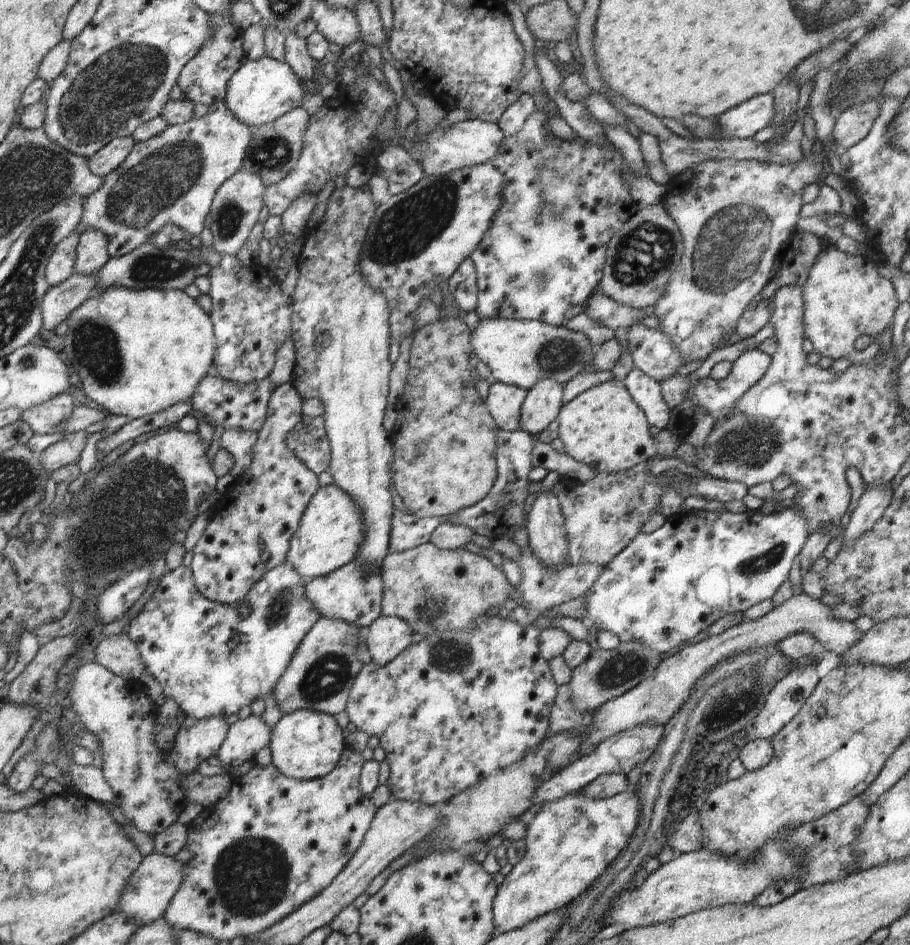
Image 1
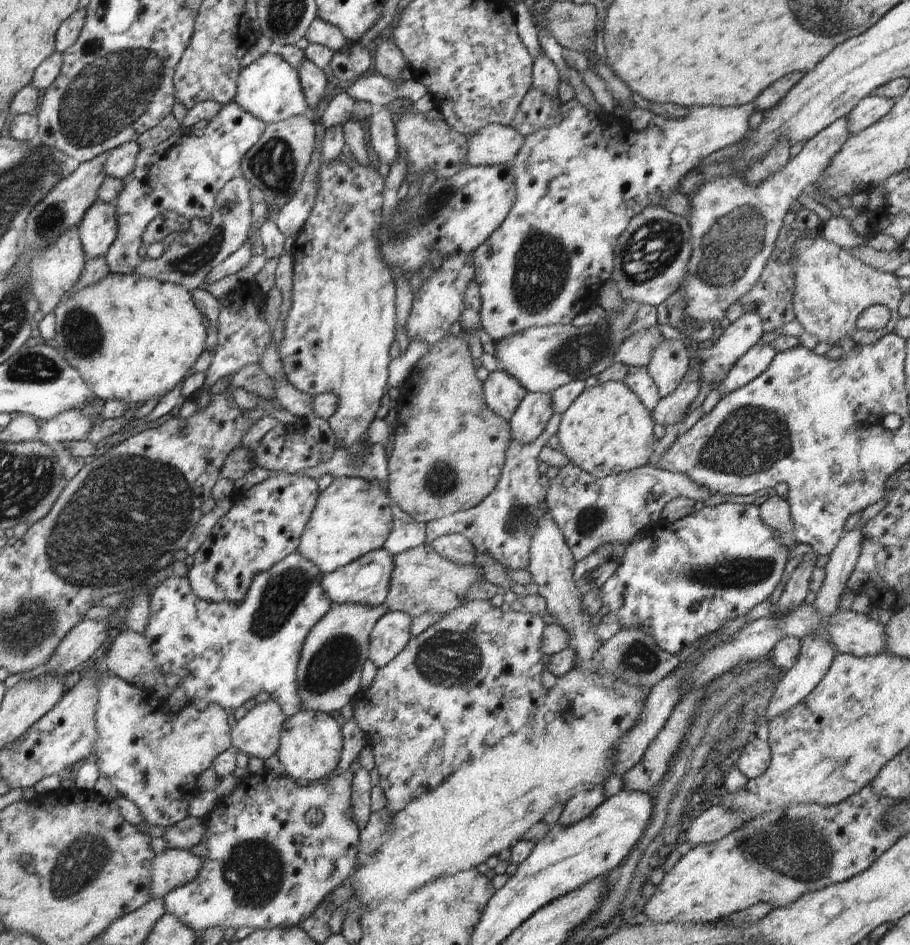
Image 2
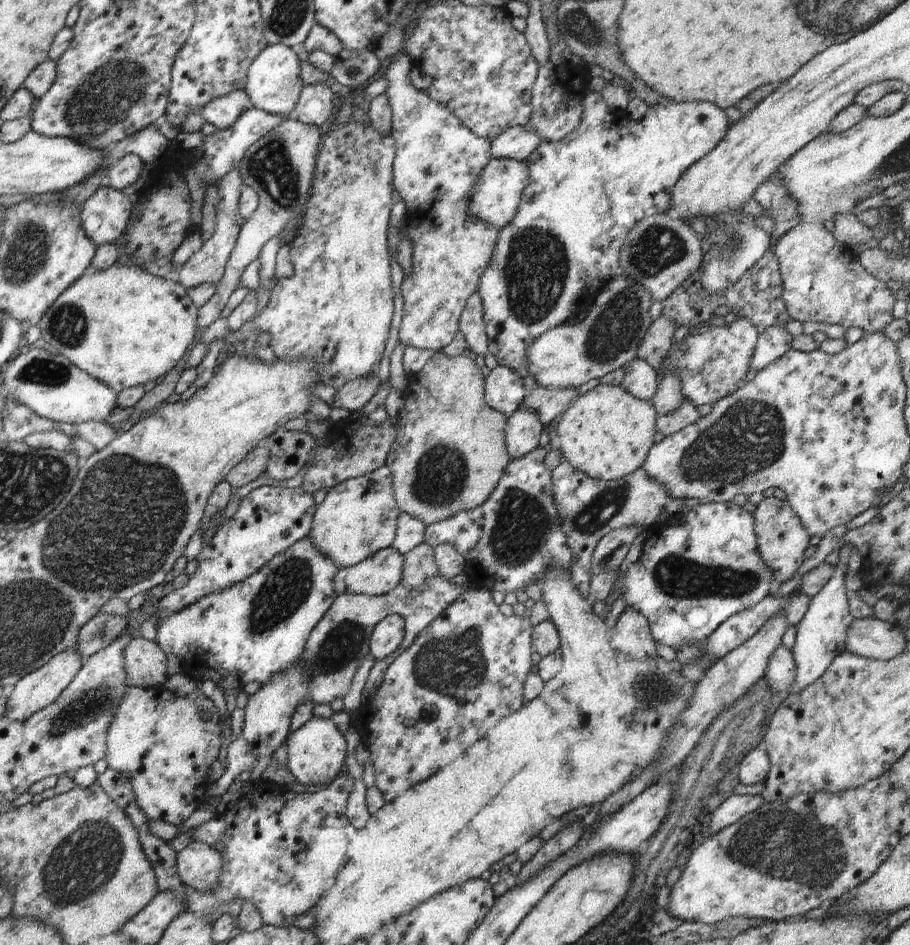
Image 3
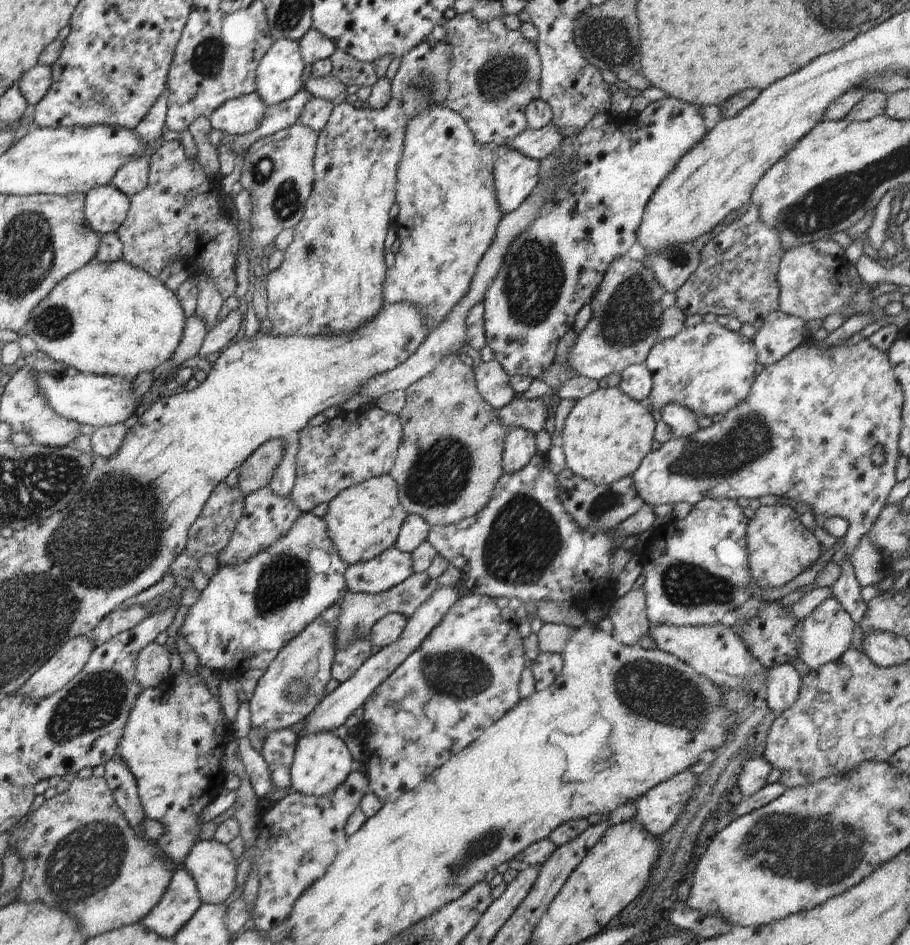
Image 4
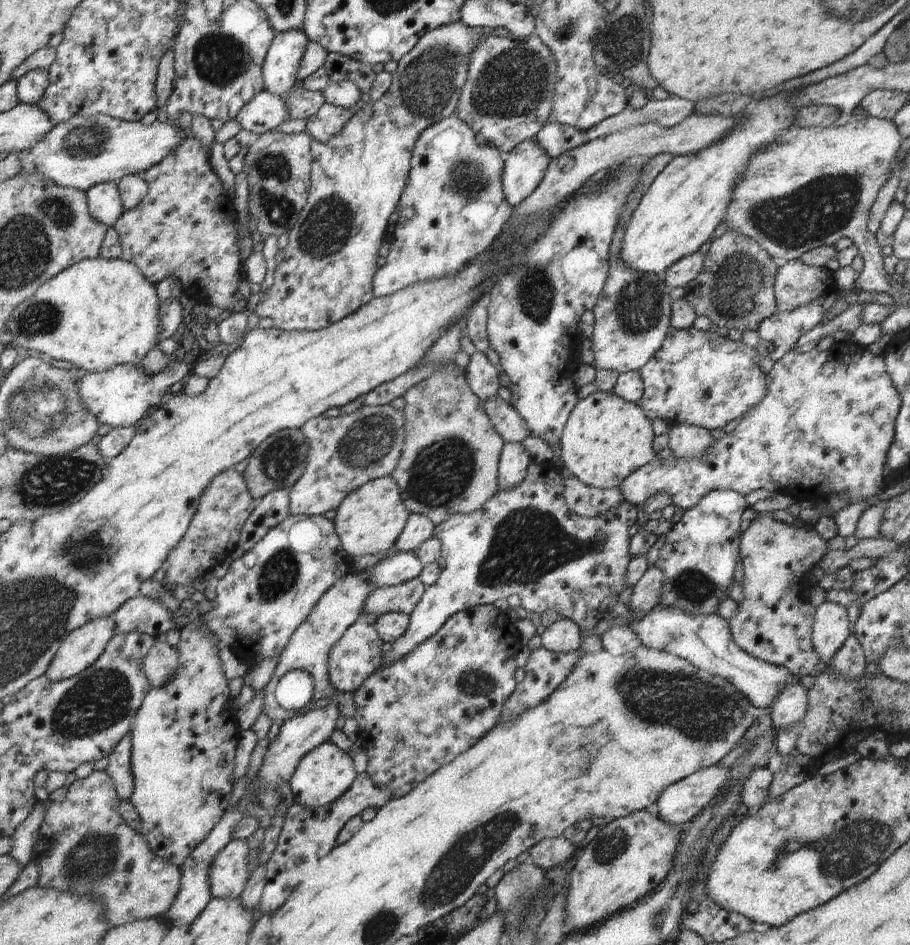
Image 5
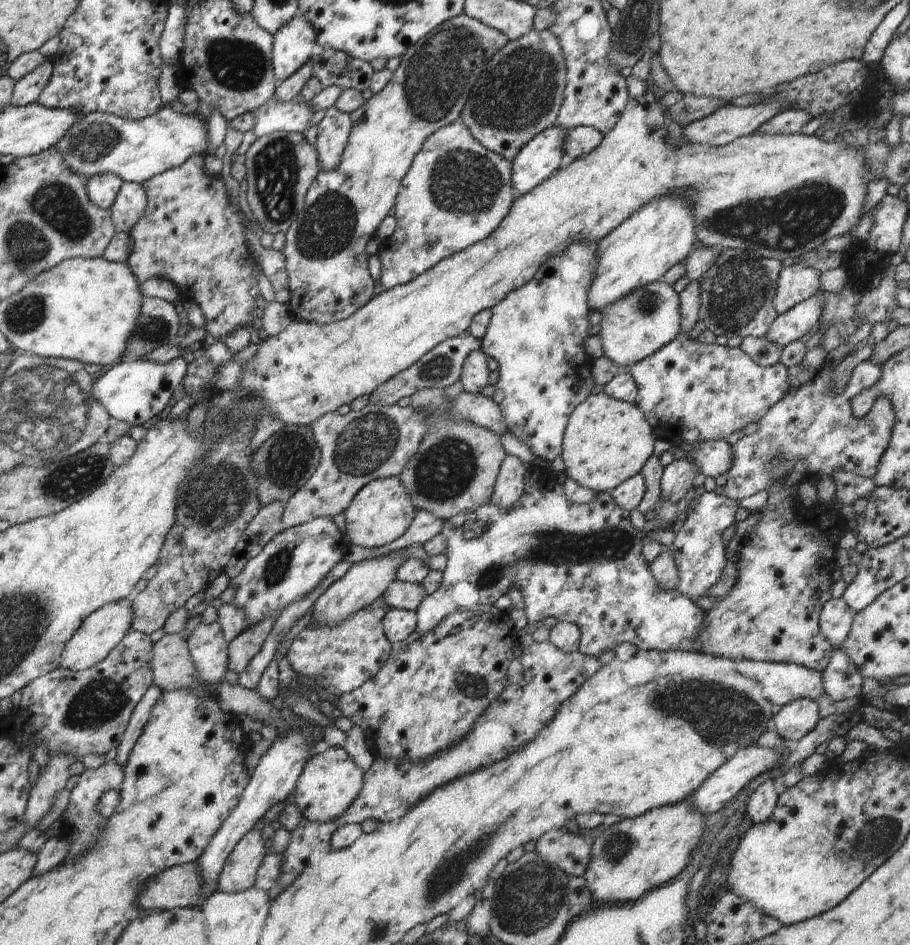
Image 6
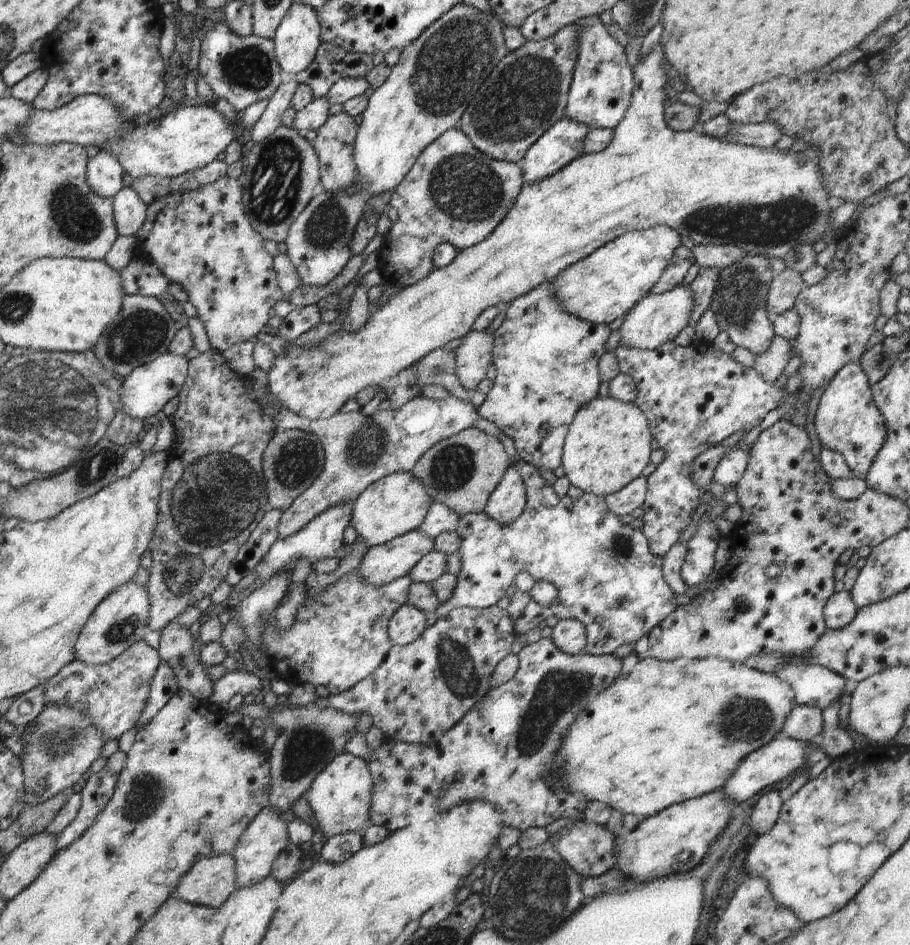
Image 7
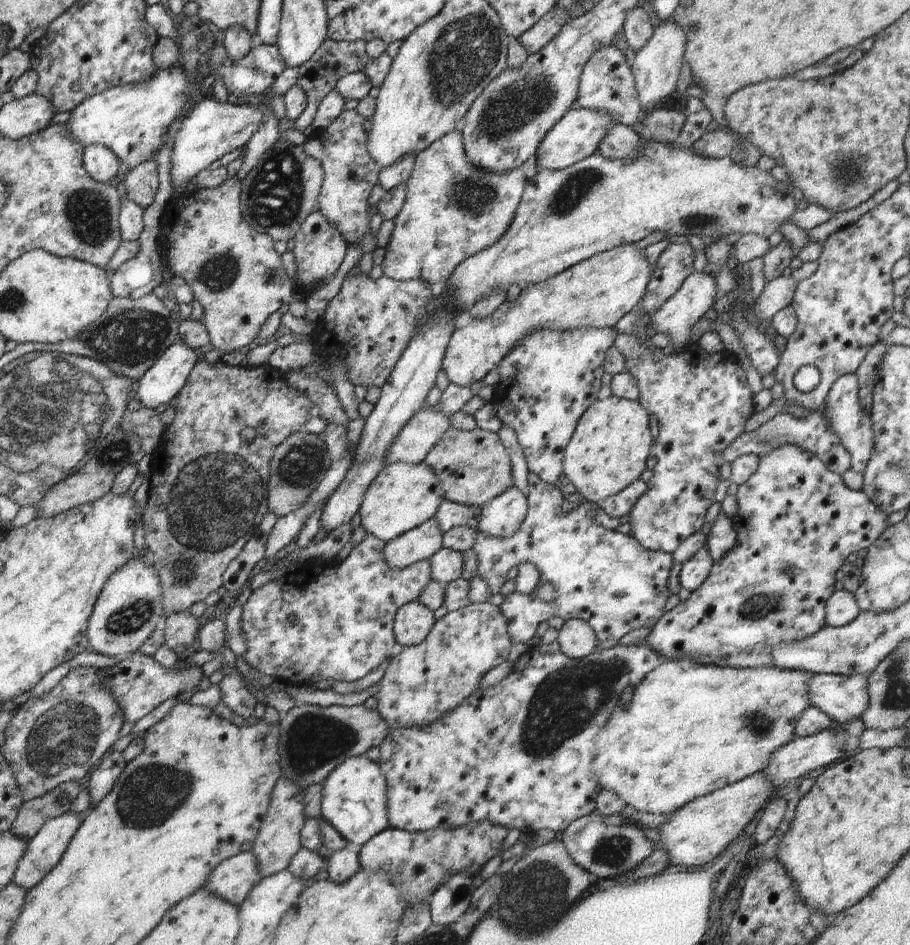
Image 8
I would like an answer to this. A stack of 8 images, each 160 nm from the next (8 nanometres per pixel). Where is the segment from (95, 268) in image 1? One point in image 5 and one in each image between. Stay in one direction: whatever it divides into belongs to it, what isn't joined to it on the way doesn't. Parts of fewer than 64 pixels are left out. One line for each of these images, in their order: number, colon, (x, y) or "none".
2: (98, 228)
3: (105, 214)
4: (106, 207)
5: (104, 202)

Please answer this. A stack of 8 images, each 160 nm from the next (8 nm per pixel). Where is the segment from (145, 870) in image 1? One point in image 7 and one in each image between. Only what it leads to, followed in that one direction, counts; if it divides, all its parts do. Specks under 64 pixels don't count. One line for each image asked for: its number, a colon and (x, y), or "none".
2: (173, 868)
3: (199, 865)
4: (211, 863)
5: (228, 875)
6: (239, 872)
7: (263, 840)

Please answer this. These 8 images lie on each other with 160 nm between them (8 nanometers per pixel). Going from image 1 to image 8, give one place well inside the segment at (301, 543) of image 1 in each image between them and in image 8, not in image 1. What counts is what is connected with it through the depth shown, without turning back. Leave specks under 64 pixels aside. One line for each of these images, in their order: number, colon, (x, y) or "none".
2: (352, 516)
3: (357, 518)
4: (364, 520)
5: (369, 520)
6: (382, 510)
7: (397, 504)
8: (403, 496)

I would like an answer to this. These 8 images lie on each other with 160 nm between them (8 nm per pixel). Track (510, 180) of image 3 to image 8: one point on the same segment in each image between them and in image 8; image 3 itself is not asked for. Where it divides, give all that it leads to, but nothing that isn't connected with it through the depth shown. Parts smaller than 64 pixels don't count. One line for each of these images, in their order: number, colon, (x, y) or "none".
4: (515, 175)
5: (525, 166)
6: (541, 157)
7: (563, 142)
8: (578, 134)

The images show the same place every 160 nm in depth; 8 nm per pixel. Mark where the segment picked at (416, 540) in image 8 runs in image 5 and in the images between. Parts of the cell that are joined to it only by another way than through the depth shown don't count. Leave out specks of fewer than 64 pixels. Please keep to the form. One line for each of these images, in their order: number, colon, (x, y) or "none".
5: (339, 607)
6: (365, 581)
7: (381, 565)

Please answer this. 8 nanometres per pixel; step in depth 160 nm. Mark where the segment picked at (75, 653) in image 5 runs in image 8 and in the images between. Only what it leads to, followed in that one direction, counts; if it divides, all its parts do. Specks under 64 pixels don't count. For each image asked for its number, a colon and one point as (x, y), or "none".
6: (100, 632)
7: (122, 618)
8: (126, 612)

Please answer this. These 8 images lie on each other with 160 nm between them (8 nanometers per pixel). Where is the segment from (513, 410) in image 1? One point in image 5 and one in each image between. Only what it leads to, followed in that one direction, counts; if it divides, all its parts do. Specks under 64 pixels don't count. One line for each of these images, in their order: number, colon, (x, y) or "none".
2: (502, 392)
3: (504, 391)
4: (492, 380)
5: (482, 376)

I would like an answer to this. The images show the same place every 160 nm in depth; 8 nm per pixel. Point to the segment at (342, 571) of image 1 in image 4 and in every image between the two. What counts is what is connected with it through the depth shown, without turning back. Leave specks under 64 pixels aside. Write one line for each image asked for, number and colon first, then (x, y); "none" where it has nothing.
2: (365, 581)
3: (378, 574)
4: (391, 567)

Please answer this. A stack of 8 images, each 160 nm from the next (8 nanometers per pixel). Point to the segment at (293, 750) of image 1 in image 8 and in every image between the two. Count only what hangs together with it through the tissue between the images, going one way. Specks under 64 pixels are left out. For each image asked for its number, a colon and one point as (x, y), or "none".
2: (310, 744)
3: (315, 753)
4: (321, 762)
5: (322, 776)
6: (330, 782)
7: (339, 796)
8: (354, 801)

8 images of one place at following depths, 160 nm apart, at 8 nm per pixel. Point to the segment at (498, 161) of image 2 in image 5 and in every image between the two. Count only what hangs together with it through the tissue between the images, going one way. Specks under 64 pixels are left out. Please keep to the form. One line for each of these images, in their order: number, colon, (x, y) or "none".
3: (518, 143)
4: (536, 143)
5: (556, 139)

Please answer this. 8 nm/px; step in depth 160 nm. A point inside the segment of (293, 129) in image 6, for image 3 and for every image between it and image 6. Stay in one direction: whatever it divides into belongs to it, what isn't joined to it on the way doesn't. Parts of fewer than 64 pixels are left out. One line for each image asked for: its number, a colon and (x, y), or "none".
3: (223, 112)
4: (242, 115)
5: (265, 112)

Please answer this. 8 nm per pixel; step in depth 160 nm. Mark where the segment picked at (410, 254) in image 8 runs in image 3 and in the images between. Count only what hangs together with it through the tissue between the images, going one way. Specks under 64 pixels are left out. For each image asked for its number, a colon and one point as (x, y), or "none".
3: (437, 162)
4: (448, 214)
5: (453, 208)
6: (456, 192)
7: (454, 194)

